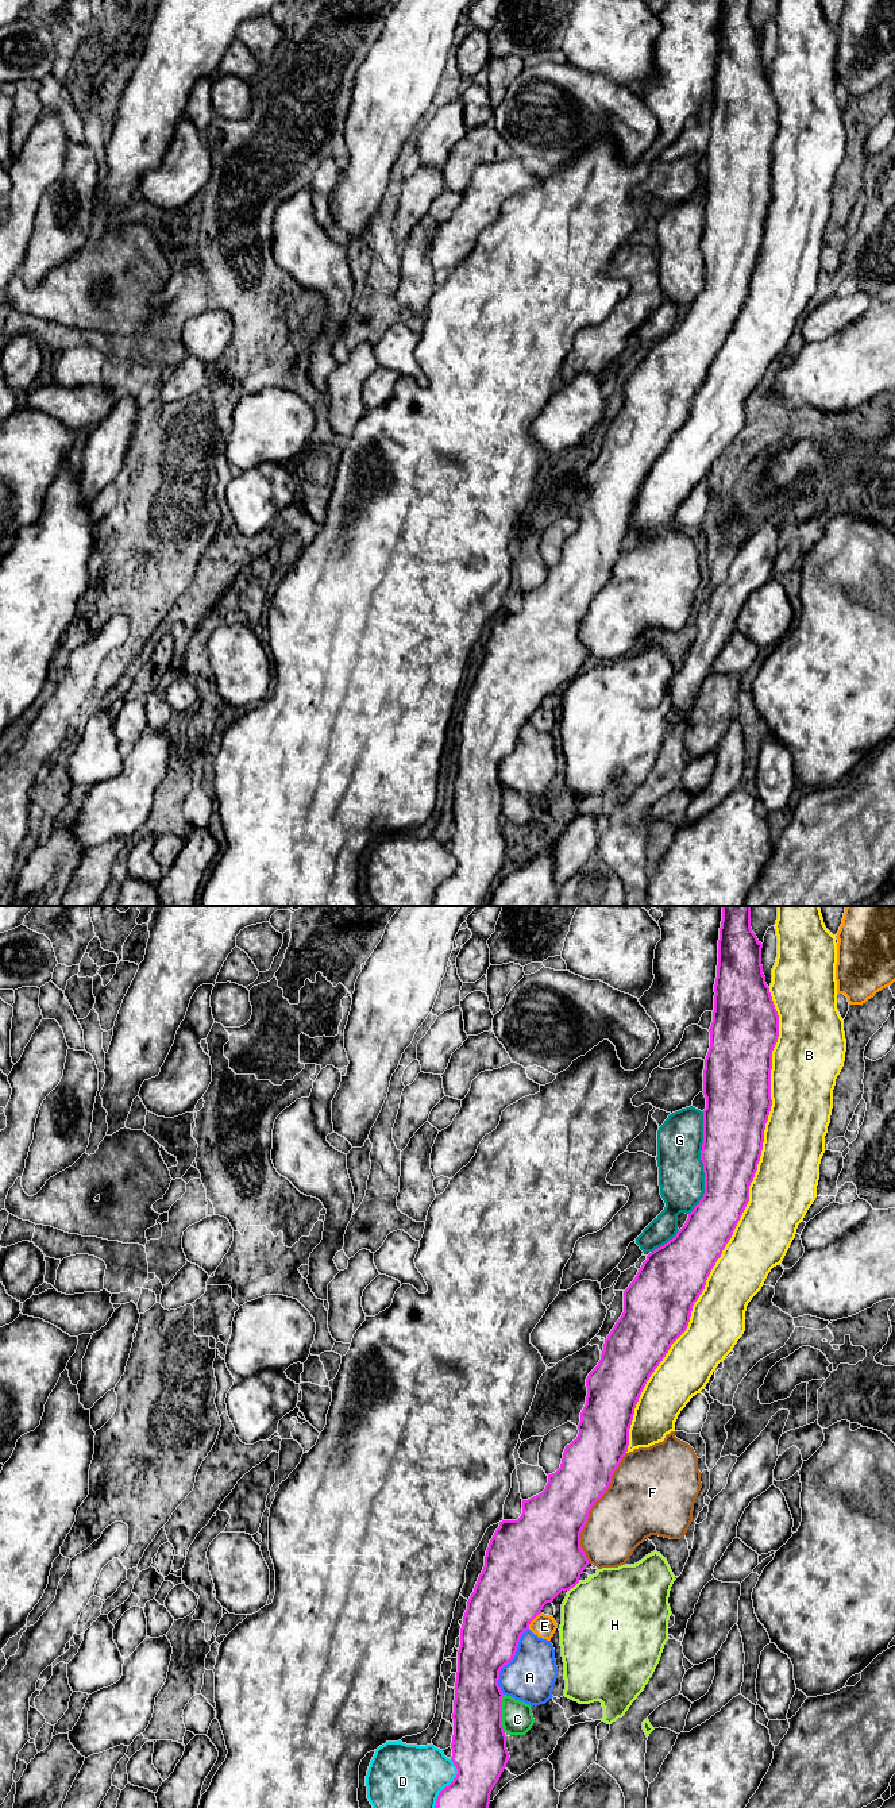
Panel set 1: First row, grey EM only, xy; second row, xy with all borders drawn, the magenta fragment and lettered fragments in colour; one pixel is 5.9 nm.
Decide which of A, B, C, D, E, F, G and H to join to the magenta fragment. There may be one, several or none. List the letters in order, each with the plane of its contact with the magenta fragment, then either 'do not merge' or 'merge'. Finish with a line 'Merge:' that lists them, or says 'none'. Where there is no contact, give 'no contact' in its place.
A: meets magenta in xy; do not merge
B: meets magenta in xy; merge
C: meets magenta in xy; do not merge
D: meets magenta in xy; do not merge
E: meets magenta in xy; do not merge
F: meets magenta in xy; do not merge
G: meets magenta in xy; do not merge
H: meets magenta in xy; do not merge
Merge: B

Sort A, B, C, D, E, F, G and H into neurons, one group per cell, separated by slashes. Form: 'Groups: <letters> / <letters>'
Groups: A / B / C / D / E / F / G / H

